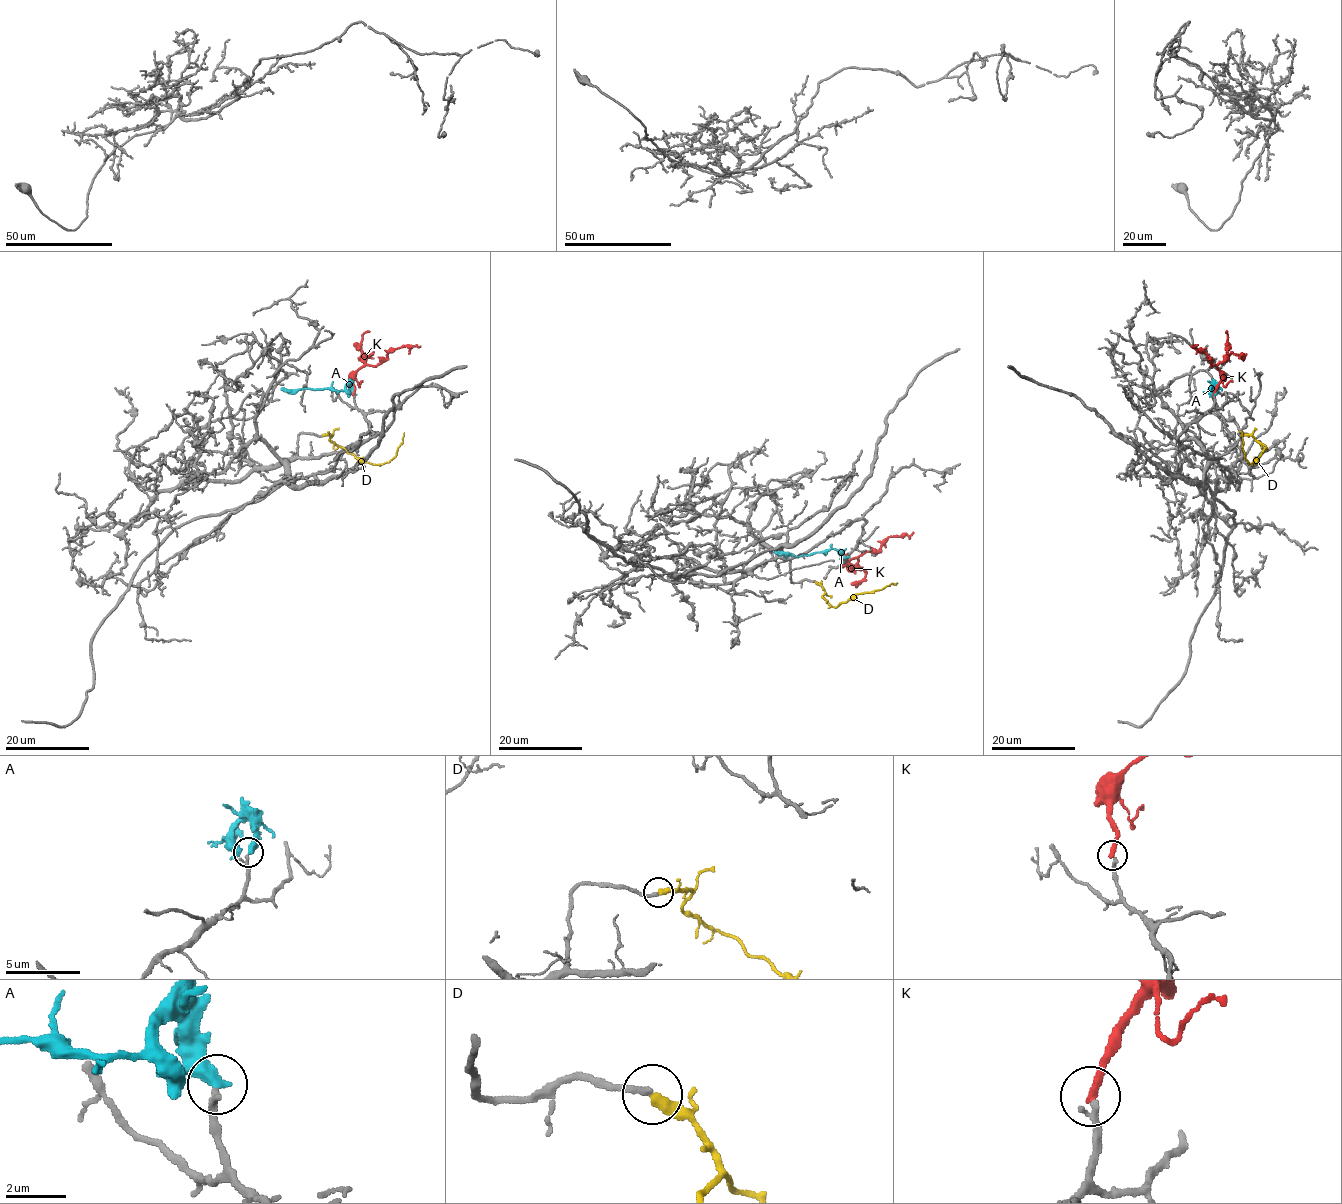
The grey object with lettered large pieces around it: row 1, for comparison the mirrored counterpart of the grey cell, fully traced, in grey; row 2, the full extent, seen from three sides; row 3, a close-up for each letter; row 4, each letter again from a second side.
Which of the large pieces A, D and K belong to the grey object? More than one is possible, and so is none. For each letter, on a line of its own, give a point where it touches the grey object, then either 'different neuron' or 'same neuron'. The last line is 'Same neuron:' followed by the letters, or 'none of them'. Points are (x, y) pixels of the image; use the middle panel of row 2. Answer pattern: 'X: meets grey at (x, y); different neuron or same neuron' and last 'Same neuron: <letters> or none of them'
A: meets grey at (847, 555); different neuron
D: meets grey at (815, 582); same neuron
K: meets grey at (846, 554); different neuron
Same neuron: D

